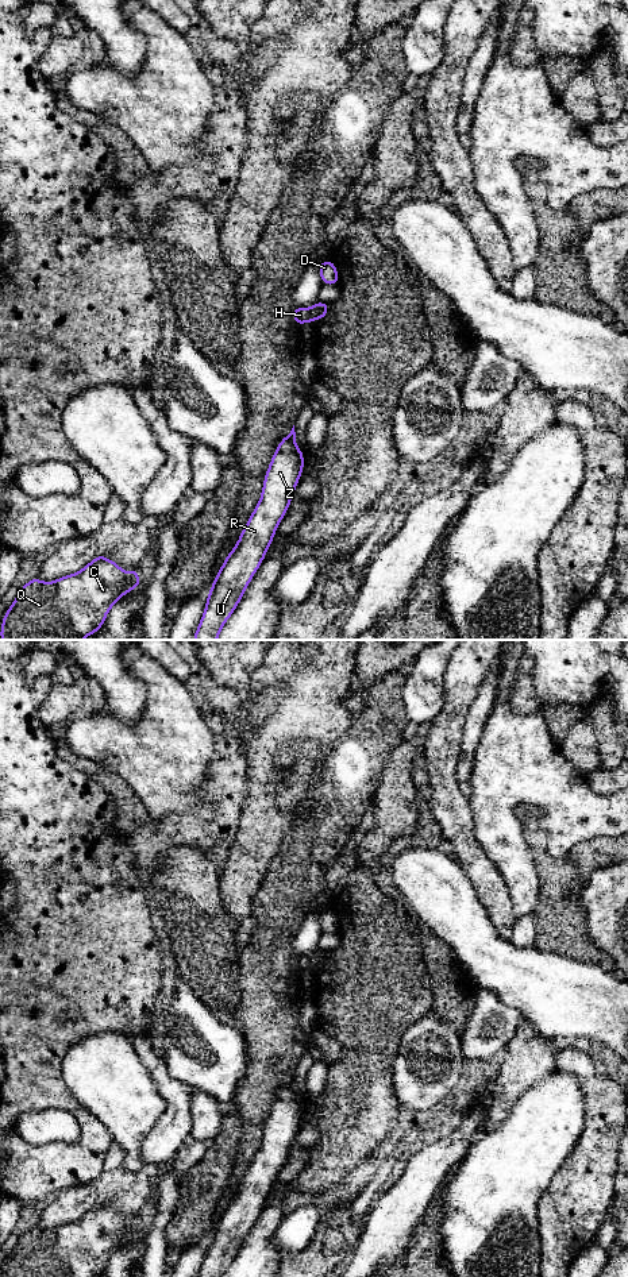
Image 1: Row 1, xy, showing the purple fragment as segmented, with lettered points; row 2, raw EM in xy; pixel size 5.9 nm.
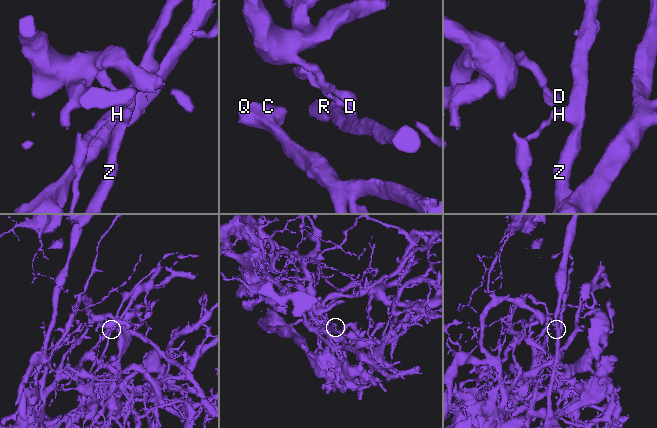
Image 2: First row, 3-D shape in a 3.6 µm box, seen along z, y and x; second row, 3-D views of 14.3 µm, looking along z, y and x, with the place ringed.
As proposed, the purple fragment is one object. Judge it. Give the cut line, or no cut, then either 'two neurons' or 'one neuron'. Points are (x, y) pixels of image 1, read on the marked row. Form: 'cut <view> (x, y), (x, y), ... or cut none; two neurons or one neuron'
cut xy (314, 304), (315, 319); two neurons

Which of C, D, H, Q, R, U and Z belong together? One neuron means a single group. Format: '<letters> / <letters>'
C D Q R U Z / H

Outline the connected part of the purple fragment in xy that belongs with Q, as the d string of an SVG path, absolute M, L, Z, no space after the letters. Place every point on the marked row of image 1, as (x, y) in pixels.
M97 555L84 568L51 582L42 582L38 576L23 585L12 605L5 612L0 638L1 640L84 640L96 633L104 625L108 612L122 597L135 590L142 583L136 568L124 572L113 560Z

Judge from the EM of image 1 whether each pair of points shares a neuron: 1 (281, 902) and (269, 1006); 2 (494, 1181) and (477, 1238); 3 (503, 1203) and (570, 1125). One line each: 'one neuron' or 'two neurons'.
1: one neuron
2: one neuron
3: one neuron

